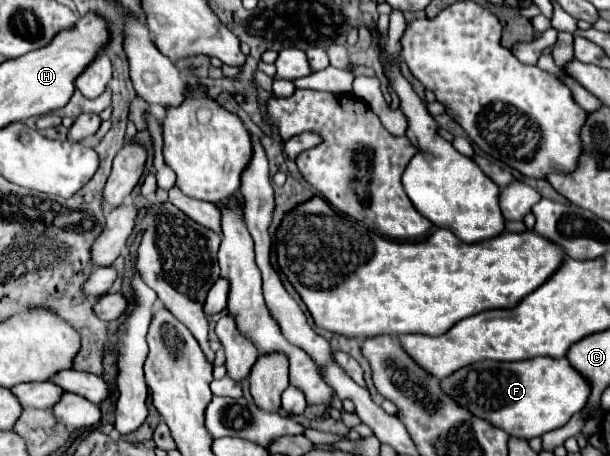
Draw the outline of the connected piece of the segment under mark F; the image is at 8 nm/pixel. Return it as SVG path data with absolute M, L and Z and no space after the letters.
M534 358L522 362L482 360L456 370L440 382L440 388L470 414L504 430L508 436L530 440L564 426L588 400L588 382L566 358Z

